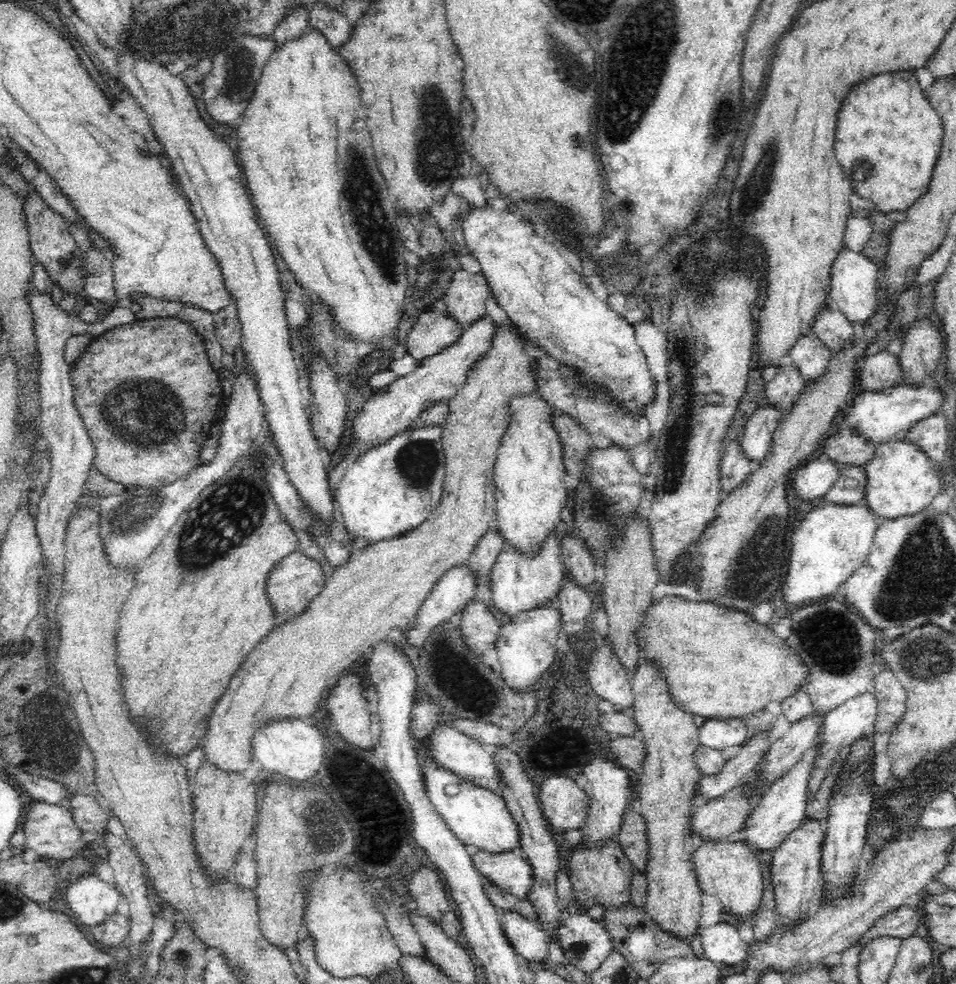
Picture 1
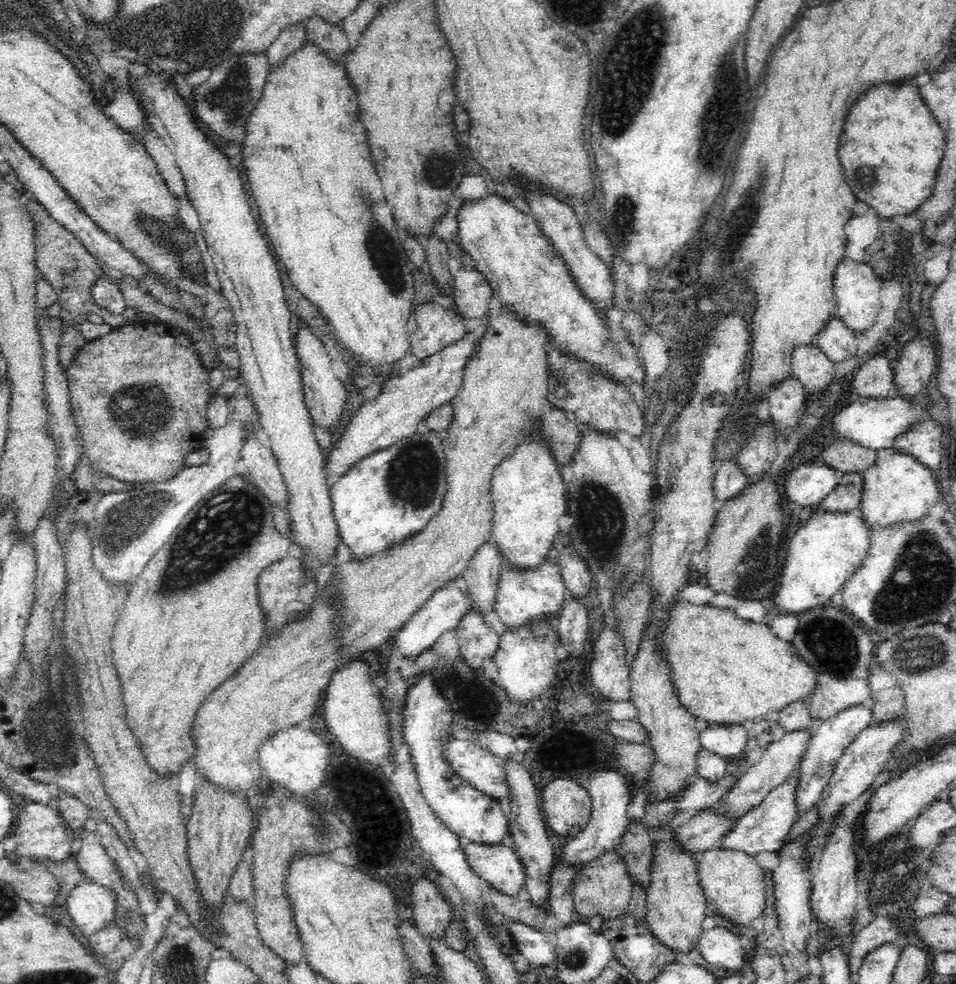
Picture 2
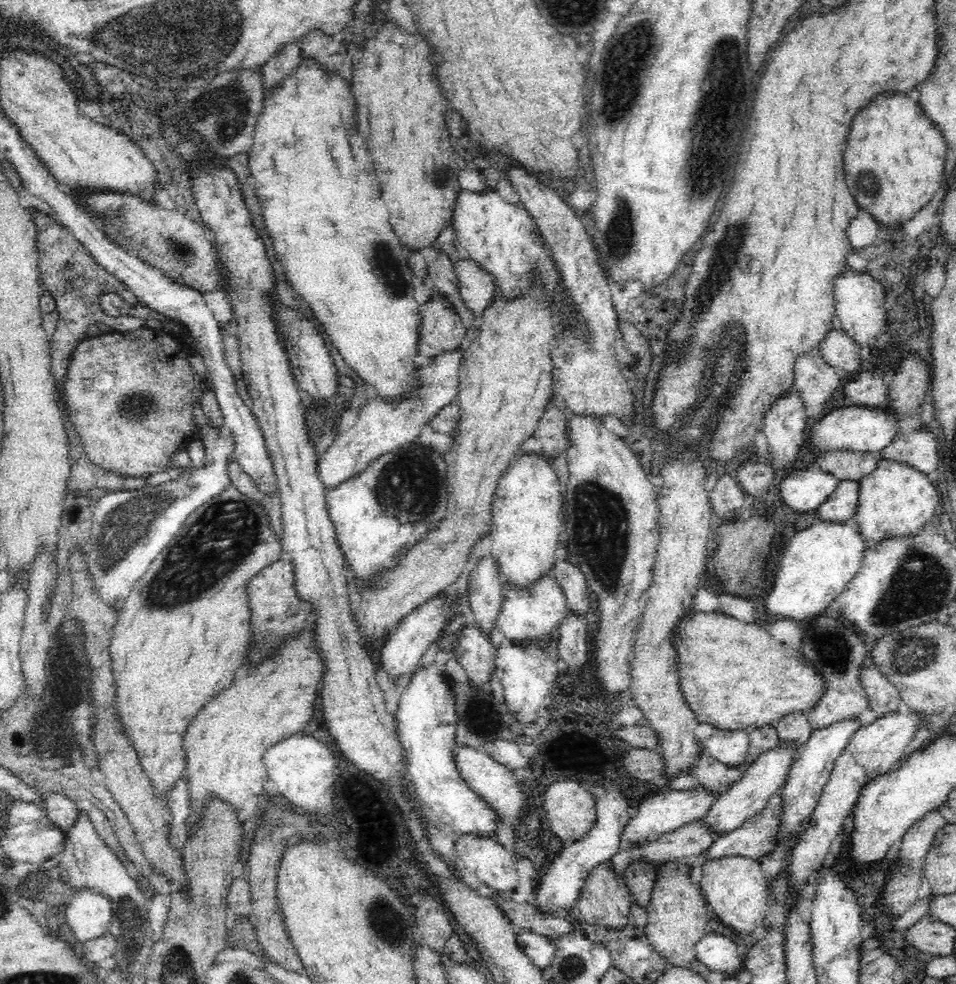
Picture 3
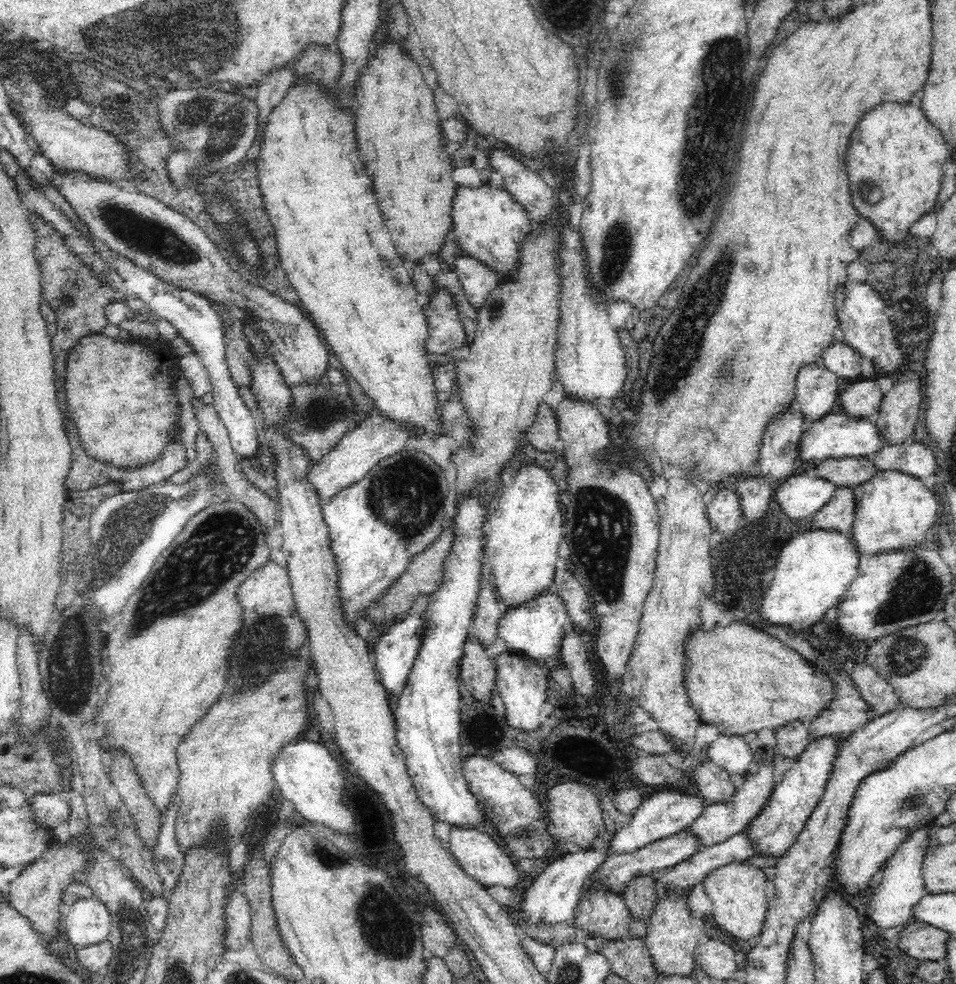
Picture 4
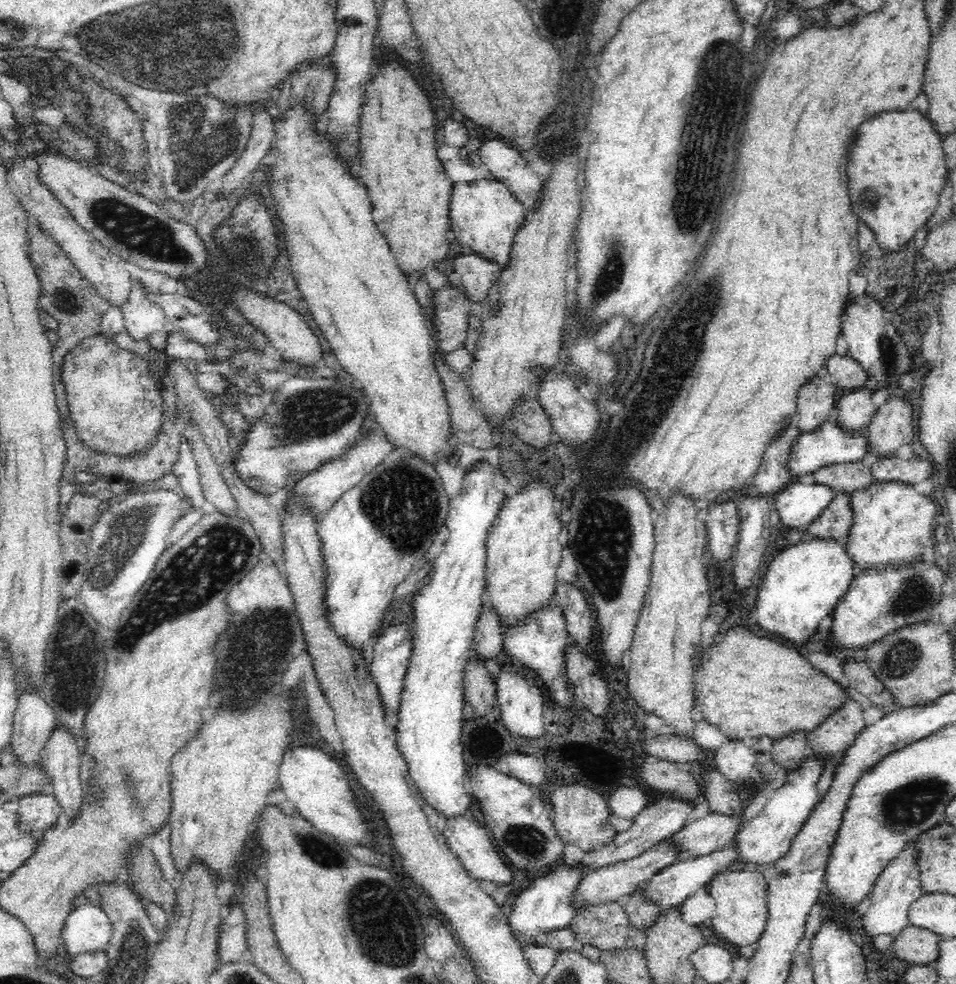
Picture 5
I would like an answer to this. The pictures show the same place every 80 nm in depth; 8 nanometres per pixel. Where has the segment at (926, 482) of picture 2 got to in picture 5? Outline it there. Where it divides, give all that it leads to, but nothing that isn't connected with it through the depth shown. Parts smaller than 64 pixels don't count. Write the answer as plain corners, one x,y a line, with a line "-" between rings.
876,479
868,486
852,491
850,498
854,516
846,536
846,549
854,559
856,571
866,567
911,563
921,556
938,514
938,504
932,496
920,494
912,483
900,479

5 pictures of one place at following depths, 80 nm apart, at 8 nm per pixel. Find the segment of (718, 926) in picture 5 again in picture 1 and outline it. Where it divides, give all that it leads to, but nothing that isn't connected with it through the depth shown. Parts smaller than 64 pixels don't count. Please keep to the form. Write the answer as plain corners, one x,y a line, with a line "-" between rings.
702,837
691,855
701,890
715,894
721,901
723,912
743,918
758,909
762,898
762,869
753,845
742,840
720,842
720,839

